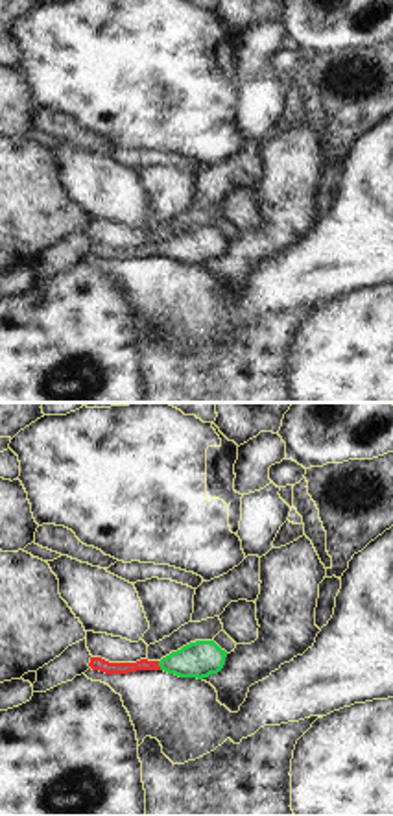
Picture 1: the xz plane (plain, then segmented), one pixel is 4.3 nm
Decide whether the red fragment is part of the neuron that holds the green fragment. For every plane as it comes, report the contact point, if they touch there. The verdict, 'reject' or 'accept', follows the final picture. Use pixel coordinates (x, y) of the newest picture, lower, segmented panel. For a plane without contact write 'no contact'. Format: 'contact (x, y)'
contact (159, 665)

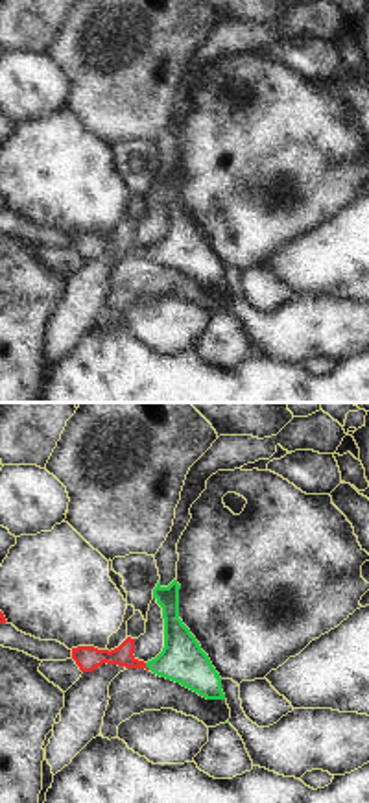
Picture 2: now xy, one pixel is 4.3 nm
contact (148, 667)

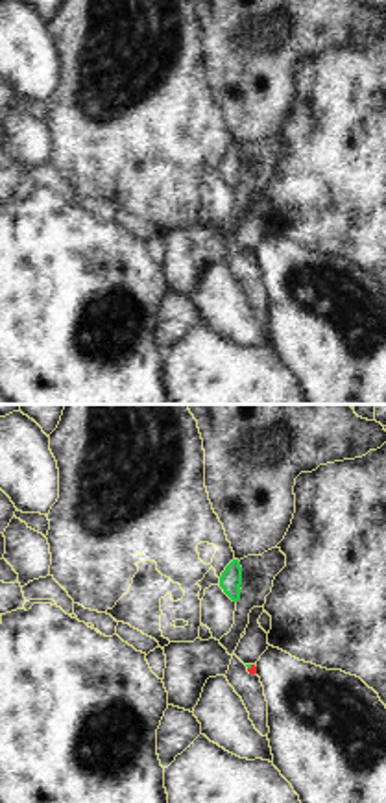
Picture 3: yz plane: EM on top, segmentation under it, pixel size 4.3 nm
contact (250, 667)

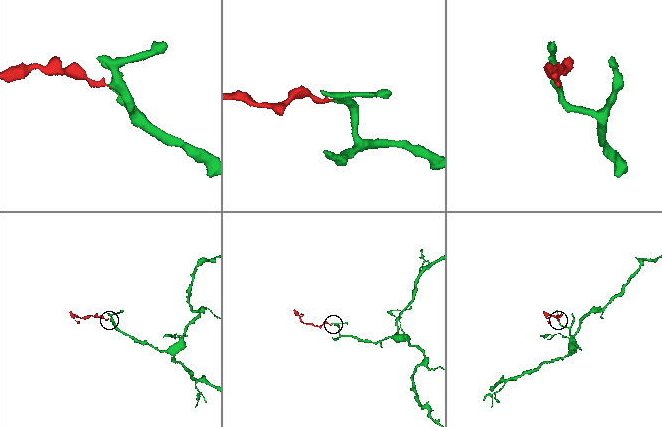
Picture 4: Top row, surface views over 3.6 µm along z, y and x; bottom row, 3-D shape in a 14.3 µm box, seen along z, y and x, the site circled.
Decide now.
accept

